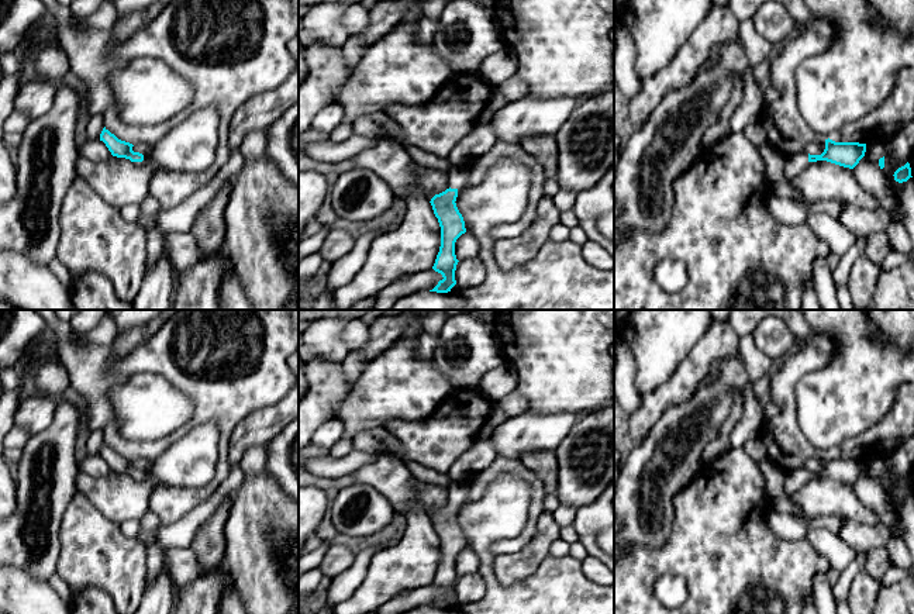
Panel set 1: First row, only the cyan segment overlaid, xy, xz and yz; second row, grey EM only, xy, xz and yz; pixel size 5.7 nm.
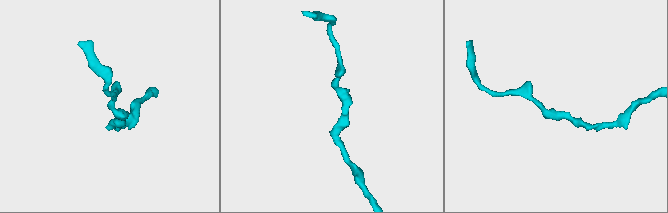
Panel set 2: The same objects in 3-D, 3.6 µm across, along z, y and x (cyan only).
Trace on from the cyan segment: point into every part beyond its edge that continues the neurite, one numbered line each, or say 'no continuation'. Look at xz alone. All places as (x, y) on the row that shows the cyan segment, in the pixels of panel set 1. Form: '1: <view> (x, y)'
1: xz (456, 178)

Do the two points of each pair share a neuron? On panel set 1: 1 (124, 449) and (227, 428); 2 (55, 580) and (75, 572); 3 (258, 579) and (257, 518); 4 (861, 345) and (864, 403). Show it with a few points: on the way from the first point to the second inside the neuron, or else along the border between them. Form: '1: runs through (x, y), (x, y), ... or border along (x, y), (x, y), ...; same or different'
1: runs through (102, 402), (130, 364), (169, 364), (188, 380); same
2: border along (57, 572), (71, 590); different
3: runs through (258, 564), (258, 534); same
4: runs through (864, 359), (864, 389); same

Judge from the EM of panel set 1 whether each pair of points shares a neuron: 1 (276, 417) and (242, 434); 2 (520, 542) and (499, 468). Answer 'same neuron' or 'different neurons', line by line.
1: same neuron
2: same neuron

